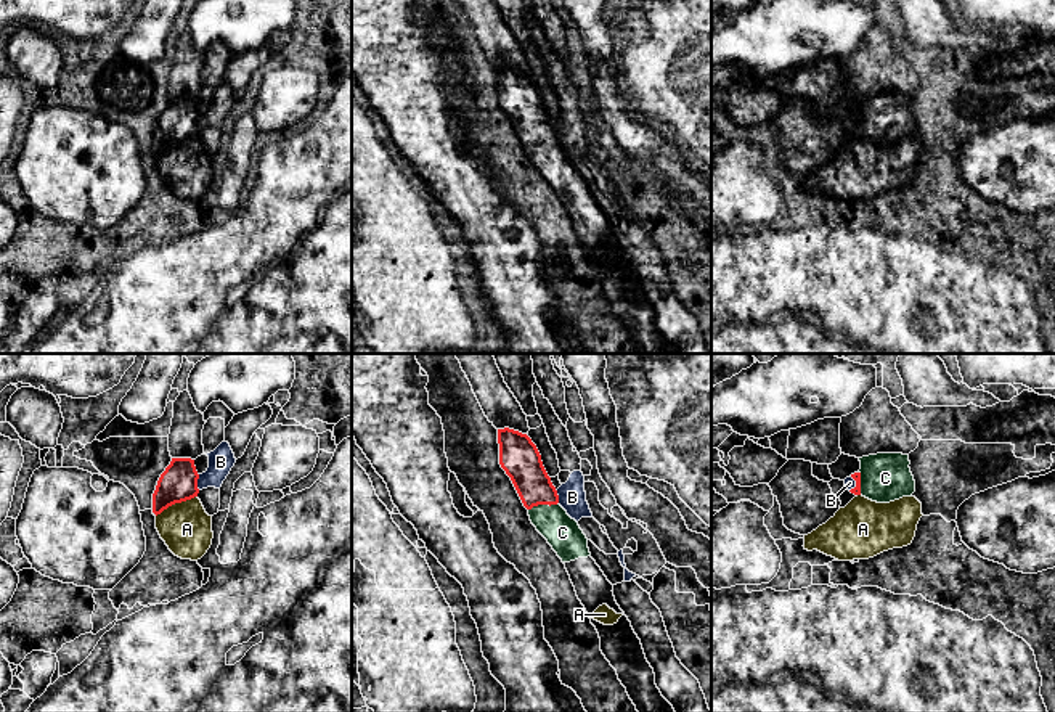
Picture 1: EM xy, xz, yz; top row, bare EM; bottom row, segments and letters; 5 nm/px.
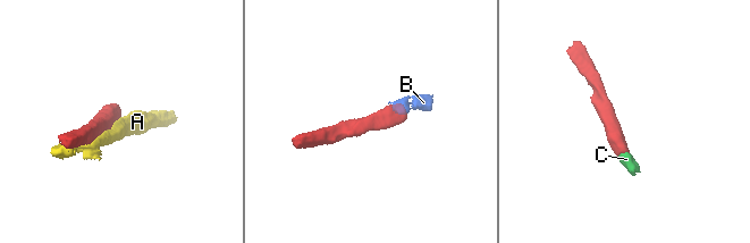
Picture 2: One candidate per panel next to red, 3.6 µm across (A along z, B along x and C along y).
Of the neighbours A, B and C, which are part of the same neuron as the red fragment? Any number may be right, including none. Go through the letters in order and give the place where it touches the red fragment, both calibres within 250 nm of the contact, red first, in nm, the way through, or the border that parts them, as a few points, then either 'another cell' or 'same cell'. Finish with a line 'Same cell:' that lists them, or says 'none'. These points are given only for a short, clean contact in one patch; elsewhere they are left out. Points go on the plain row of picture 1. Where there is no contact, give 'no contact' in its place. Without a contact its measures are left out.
A: xy (175, 142) | 190/260 nm | another cell
B: xy (196, 122) | 190/130 nm | along xy (199, 114), (198, 129) | another cell
C: xz (543, 143) | 200/170 nm | across xz (521, 100), (543, 143), (545, 153), (562, 172) | same cell
Same cell: C

